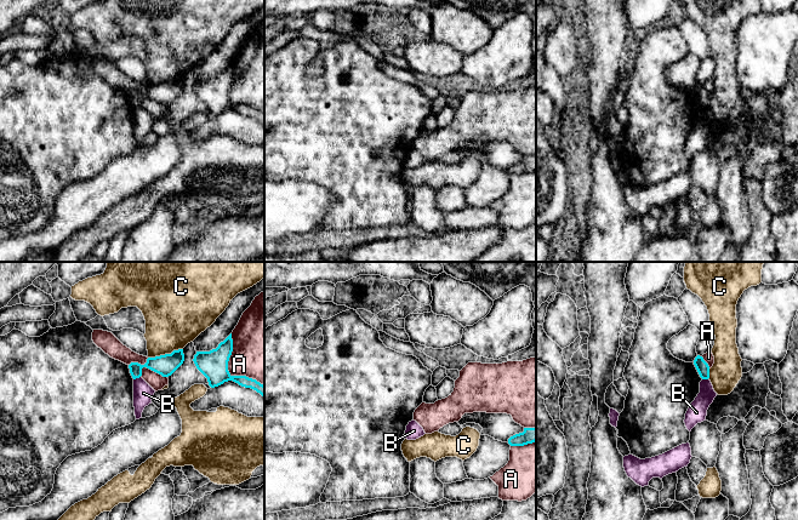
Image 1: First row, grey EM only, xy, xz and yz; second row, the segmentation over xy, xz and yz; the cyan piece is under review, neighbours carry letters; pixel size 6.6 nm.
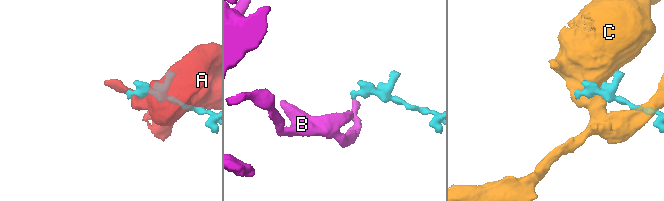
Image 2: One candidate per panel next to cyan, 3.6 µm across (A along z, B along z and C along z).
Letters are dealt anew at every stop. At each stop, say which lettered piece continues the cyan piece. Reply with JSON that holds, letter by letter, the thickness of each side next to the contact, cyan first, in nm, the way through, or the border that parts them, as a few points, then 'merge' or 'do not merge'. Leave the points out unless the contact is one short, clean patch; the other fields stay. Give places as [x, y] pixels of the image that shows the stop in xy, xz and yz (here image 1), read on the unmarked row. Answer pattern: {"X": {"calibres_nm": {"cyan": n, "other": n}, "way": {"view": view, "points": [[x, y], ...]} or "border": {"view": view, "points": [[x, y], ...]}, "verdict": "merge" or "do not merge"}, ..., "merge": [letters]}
{"A": {"calibres_nm": {"cyan": 190, "other": 360}, "verdict": "do not merge"}, "B": {"calibres_nm": {"cyan": 140, "other": 130}, "border": {"view": "xy", "points": [[140, 104], [134, 108]]}, "verdict": "do not merge"}, "C": {"calibres_nm": {"cyan": 140, "other": 380}, "verdict": "do not merge"}, "merge": []}

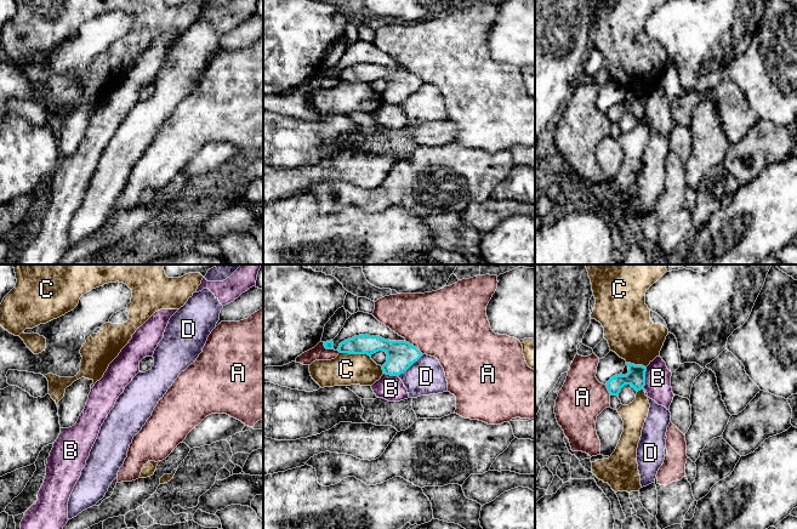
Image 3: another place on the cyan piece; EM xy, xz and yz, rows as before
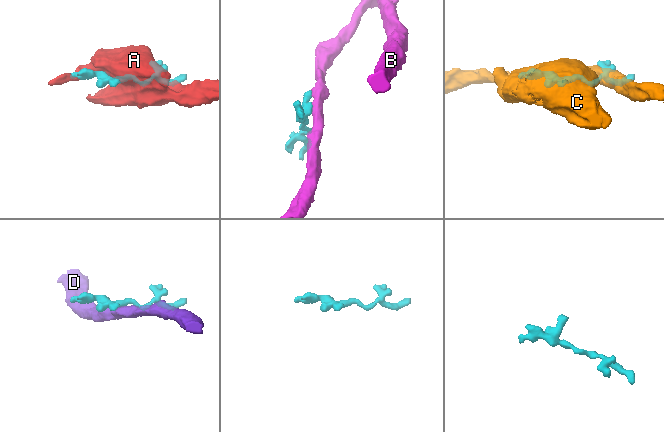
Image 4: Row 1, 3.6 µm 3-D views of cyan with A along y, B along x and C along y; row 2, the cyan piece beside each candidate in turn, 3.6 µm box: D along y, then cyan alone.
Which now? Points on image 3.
{"A": {"calibres_nm": {"cyan": 190, "other": 460}, "verdict": "do not merge"}, "B": {"calibres_nm": {"cyan": 130, "other": 180}, "border": {"view": "yz", "points": [[647, 96], [643, 117]]}, "verdict": "do not merge"}, "C": {"calibres_nm": {"cyan": 130, "other": 220}, "verdict": "do not merge"}, "D": {"calibres_nm": {"cyan": 190, "other": 240}, "verdict": "do not merge"}, "merge": []}

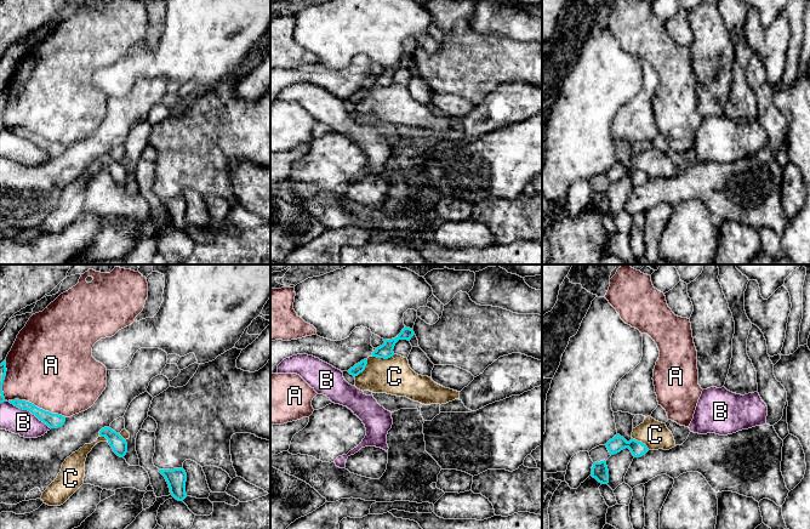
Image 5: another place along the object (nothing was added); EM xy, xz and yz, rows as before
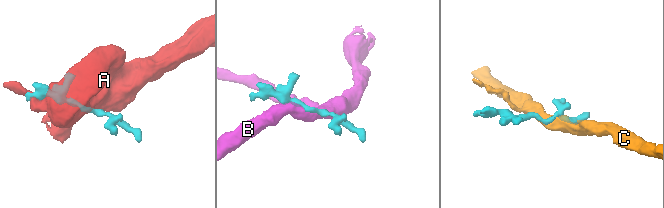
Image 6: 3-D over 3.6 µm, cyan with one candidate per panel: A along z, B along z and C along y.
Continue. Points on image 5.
{"A": {"calibres_nm": {"cyan": 90, "other": 440}, "verdict": "do not merge"}, "B": {"calibres_nm": {"cyan": 100, "other": 170}, "verdict": "do not merge"}, "C": {"calibres_nm": {"cyan": 100, "other": 240}, "border": {"view": "xz", "points": [[394, 83], [387, 86], [371, 84]]}, "verdict": "do not merge"}, "merge": []}

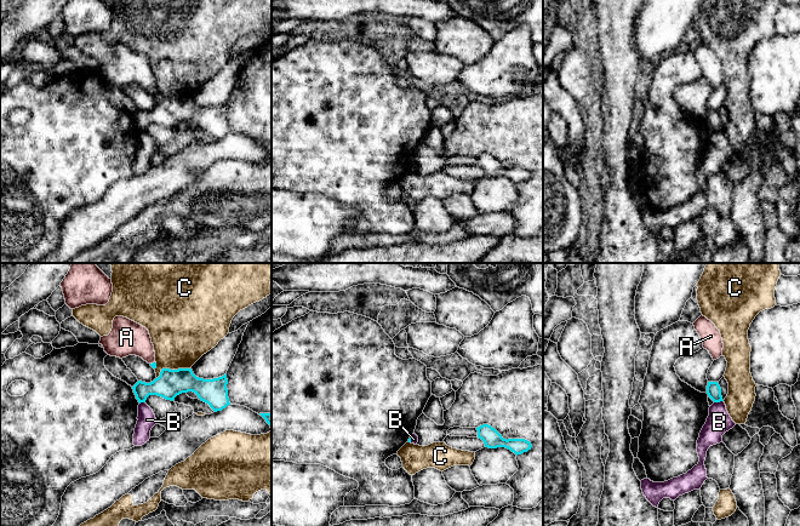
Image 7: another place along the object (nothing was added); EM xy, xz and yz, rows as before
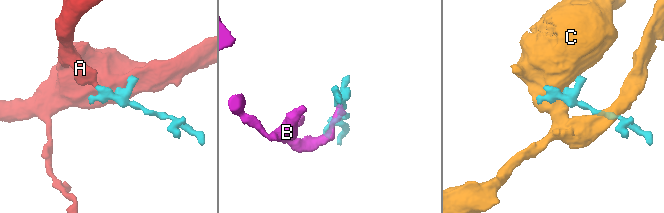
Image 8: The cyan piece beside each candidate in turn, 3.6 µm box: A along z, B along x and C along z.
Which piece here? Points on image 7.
{"A": {"calibres_nm": {"cyan": 40, "other": 220}, "way": {"view": "xy", "points": [[153, 93], [153, 91], [126, 66]]}, "verdict": "merge"}, "B": {"calibres_nm": {"cyan": 100, "other": 160}, "border": {"view": "yz", "points": [[723, 129], [714, 131]]}, "verdict": "do not merge"}, "C": {"calibres_nm": {"cyan": 180, "other": 400}, "verdict": "do not merge"}, "merge": ["A"]}

